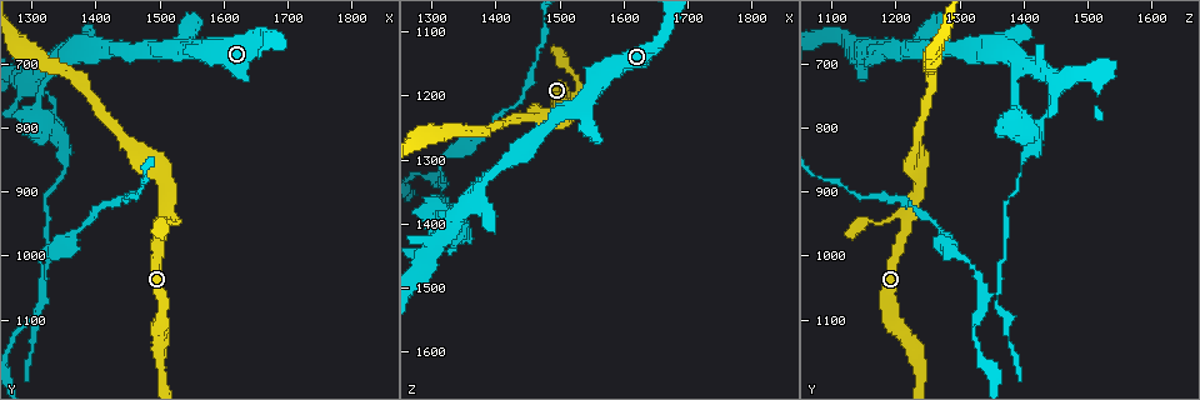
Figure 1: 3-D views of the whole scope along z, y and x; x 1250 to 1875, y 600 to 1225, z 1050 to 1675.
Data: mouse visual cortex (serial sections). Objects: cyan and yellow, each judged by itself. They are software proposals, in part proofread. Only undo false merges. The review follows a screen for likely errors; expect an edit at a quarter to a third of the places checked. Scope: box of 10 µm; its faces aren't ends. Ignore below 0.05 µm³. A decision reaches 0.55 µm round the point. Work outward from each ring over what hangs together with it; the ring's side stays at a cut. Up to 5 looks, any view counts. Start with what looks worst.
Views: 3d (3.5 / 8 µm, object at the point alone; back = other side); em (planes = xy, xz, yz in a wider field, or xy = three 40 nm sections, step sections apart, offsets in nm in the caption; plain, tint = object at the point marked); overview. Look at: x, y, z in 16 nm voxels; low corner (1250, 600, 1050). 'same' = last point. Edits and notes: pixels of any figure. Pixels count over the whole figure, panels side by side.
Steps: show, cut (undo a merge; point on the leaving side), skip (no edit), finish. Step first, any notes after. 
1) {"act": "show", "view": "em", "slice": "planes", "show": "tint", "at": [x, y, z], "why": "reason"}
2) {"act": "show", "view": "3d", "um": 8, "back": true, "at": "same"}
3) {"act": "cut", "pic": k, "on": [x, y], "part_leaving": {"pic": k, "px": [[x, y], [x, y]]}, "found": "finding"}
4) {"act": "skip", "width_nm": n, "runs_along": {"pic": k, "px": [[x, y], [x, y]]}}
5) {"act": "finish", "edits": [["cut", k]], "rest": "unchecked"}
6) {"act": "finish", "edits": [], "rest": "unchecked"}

{"act": "show", "view": "3d", "um": 3.5, "at": [1510, 940, 1225], "why": "branch point"}

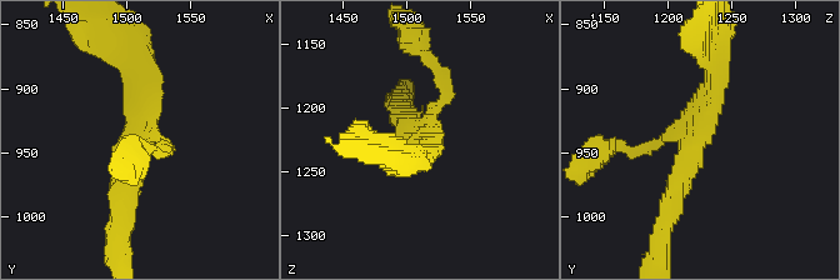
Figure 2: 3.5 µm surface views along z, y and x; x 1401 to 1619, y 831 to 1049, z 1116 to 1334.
{"act": "show", "view": "em", "slice": "planes", "show": "tint", "at": [1504, 940, 1224], "why": "need the tissue"}

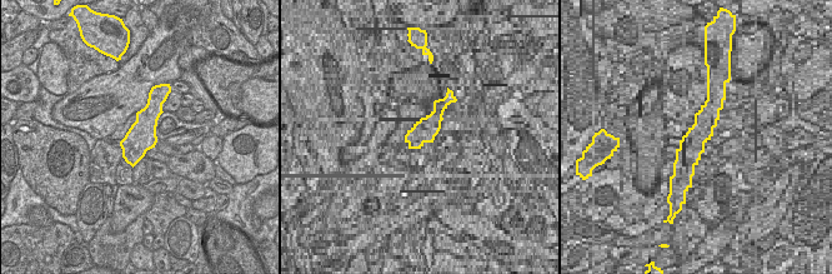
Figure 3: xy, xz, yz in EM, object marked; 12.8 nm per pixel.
{"act": "skip", "arms": 3, "arm_widths_nm": [150, 250, 300], "runs_along": {"pic": 2, "px": [[666, 216], [714, 101], [718, 60]]}, "found": "one cell here"}

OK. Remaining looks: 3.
{"act": "show", "view": "3d", "um": 3.5, "at": [1525, 675, 1210], "why": "a fork"}

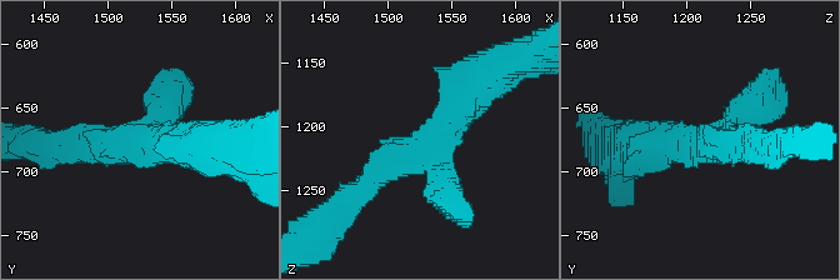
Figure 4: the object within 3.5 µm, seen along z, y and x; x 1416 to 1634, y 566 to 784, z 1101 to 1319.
{"act": "show", "view": "em", "slice": "xy", "step": 2, "show": "tint", "at": [1530, 678, 1212]}

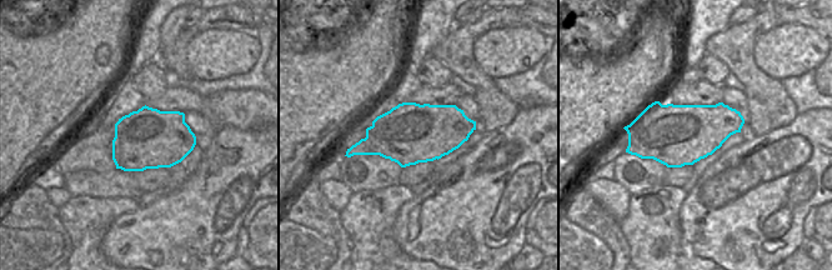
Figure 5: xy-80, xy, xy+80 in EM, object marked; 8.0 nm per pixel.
{"act": "skip", "arm_widths_nm": [350, 350, 450], "runs_along": {"pic": 4, "px": [[480, 78], [450, 121], [358, 193]]}, "found": "all the same cell"}

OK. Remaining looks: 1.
{"act": "finish", "edits": [], "rest": "unchecked"}

